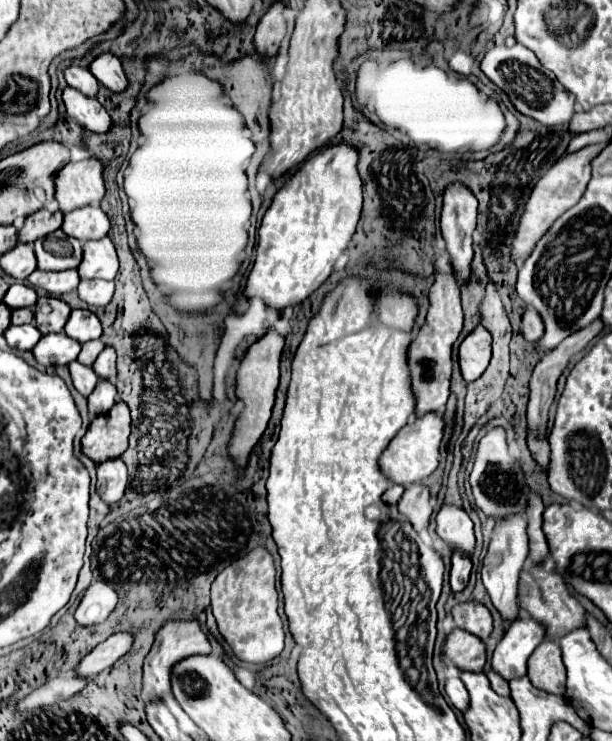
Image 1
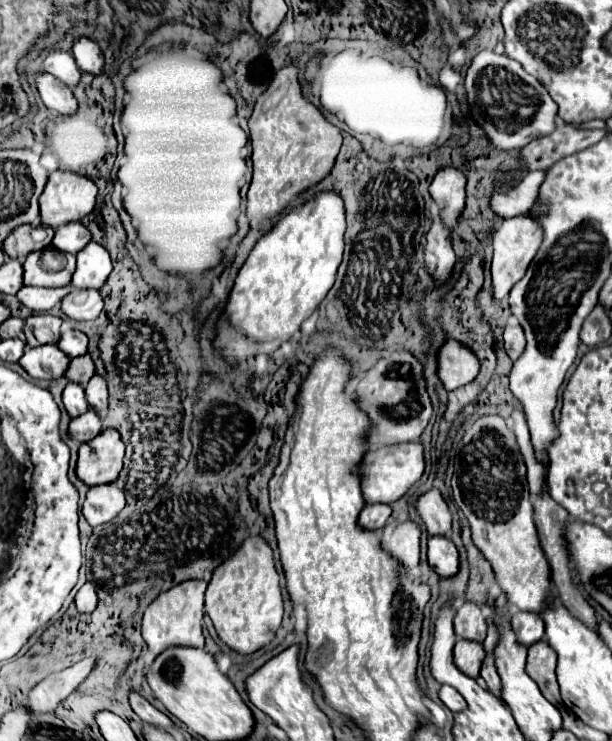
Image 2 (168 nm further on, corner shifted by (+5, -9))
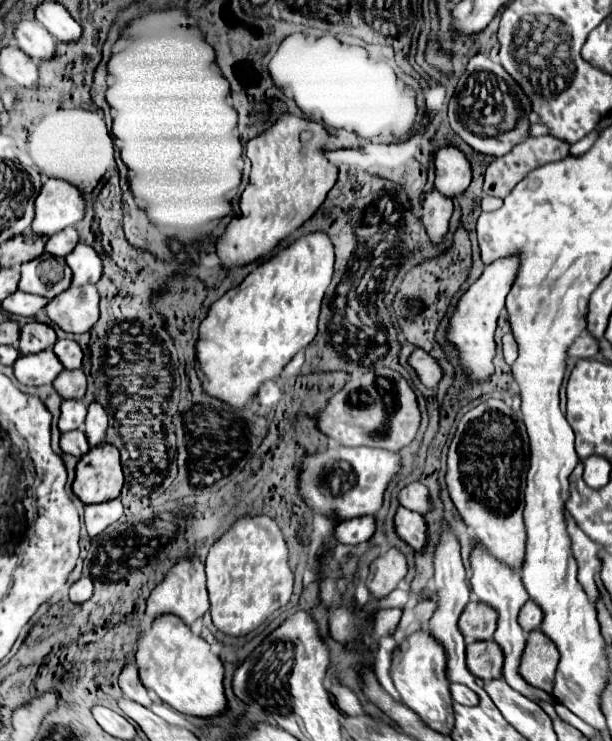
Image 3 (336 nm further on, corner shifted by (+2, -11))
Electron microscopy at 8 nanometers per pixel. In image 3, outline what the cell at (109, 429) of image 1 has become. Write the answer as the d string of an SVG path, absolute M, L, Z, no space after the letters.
M97 444L77 462L73 492L83 504L107 502L119 496L123 486L121 454L113 444Z

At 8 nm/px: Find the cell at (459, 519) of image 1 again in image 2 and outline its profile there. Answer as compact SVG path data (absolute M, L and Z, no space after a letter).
M430 488L428 492L420 494L414 502L414 508L424 522L428 534L444 534L450 536L450 524L452 524L452 514L440 494L440 490Z

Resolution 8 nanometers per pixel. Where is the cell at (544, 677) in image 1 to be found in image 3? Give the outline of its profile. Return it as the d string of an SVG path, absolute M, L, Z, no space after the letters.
M535 630L527 638L527 648L523 652L519 674L529 684L551 694L557 662L559 662L557 646L541 630Z

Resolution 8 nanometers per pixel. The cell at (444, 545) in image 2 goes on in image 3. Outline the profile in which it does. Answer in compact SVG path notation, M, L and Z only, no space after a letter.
M399 508L397 516L395 516L395 524L397 524L397 534L409 544L413 546L417 552L423 552L427 546L427 536L429 536L429 528L427 522L421 514L411 512L407 508Z

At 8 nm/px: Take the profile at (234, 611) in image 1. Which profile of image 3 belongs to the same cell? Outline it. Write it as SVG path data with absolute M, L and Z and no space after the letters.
M255 516L255 518L241 518L235 522L235 528L231 528L221 540L217 540L205 560L205 572L207 572L207 590L209 590L209 602L211 602L211 616L217 630L221 630L227 636L247 636L249 632L257 630L275 610L283 608L293 592L293 574L287 564L287 546L281 536L281 530L277 524L267 516Z

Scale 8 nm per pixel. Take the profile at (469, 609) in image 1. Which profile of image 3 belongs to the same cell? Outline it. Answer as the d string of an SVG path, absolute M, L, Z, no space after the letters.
M469 602L459 618L459 630L469 640L491 640L497 628L497 612L481 602Z

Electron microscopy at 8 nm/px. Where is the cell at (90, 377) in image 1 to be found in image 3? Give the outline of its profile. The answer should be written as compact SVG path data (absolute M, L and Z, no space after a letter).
M63 400L59 430L61 432L83 430L85 428L85 416L87 416L87 406L81 400Z

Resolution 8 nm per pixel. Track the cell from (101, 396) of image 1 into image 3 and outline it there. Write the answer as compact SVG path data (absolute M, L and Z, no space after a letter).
M71 430L71 432L63 432L61 434L61 450L63 452L69 452L73 456L83 456L87 454L89 450L89 444L87 444L87 436L85 432L81 430Z

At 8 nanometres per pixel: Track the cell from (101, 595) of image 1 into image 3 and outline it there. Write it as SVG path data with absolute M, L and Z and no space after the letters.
M83 576L79 582L75 582L75 584L71 586L71 590L69 590L69 598L71 598L71 602L75 602L75 604L83 604L83 602L87 602L91 596L93 596L93 584L91 584L91 580L85 578L85 576Z

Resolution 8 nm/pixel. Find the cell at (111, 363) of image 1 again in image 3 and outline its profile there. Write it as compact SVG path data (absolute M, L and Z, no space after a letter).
M91 402L85 420L85 434L89 444L97 446L99 442L103 442L105 430L107 430L107 412L99 402Z

